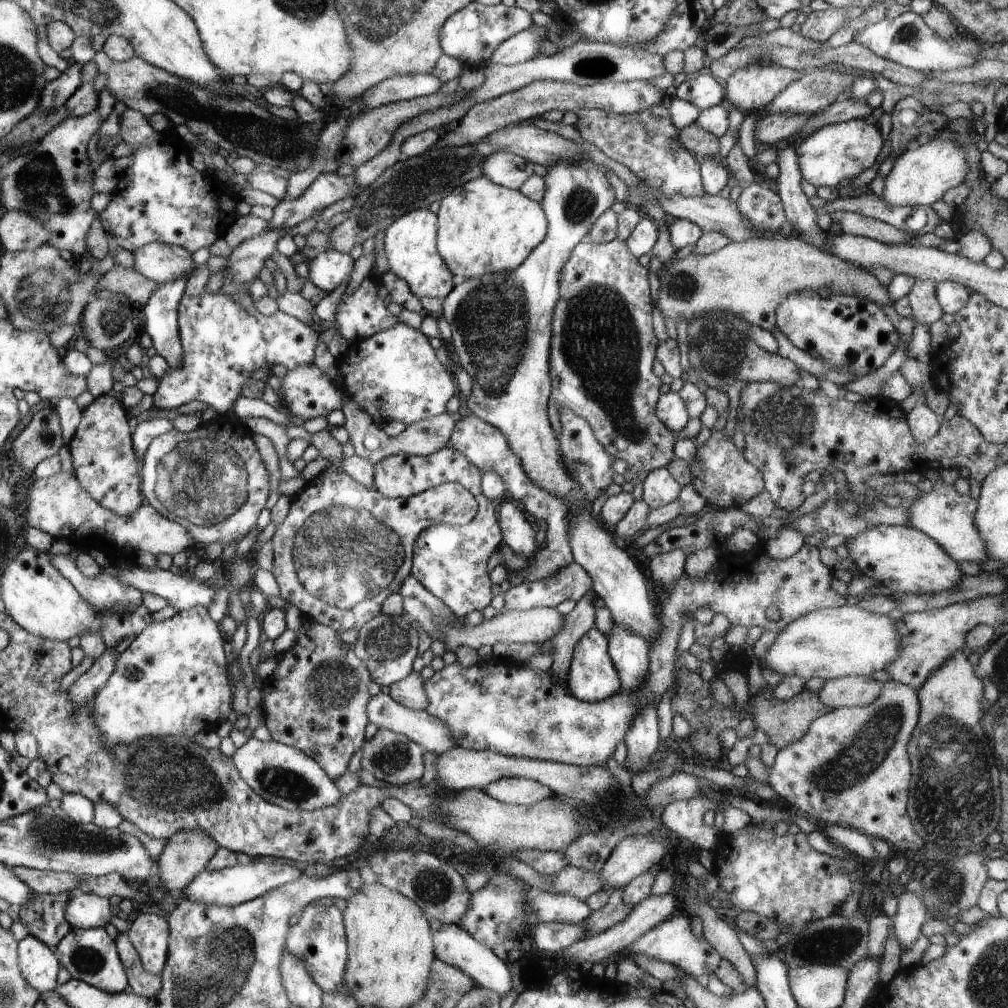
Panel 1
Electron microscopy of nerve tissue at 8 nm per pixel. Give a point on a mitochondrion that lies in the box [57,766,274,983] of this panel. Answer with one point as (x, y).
(87, 960)

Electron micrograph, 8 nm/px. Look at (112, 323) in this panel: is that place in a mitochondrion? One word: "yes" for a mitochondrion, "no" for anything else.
yes

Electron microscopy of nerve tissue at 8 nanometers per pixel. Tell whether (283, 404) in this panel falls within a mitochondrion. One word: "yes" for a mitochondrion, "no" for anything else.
no

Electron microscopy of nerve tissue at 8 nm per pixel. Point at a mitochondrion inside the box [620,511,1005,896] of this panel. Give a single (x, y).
(957, 798)

